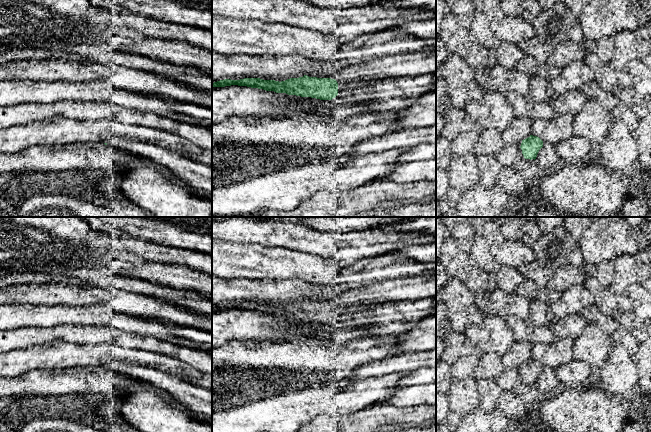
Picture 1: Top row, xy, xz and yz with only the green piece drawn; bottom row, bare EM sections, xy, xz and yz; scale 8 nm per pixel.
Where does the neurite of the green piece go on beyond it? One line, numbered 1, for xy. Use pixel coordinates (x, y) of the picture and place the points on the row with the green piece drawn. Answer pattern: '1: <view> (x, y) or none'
1: none

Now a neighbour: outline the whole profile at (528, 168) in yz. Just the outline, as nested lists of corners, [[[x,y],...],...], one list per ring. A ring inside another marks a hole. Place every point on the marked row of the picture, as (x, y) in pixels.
[[[523,160],[521,171],[526,179],[533,177],[536,173],[536,165],[532,161]]]

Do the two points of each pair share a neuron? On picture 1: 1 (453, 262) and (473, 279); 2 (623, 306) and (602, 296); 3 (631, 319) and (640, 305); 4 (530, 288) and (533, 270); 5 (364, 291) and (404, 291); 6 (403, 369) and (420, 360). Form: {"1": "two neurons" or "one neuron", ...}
{"1": "one neuron", "2": "one neuron", "3": "two neurons", "4": "two neurons", "5": "one neuron", "6": "one neuron"}

